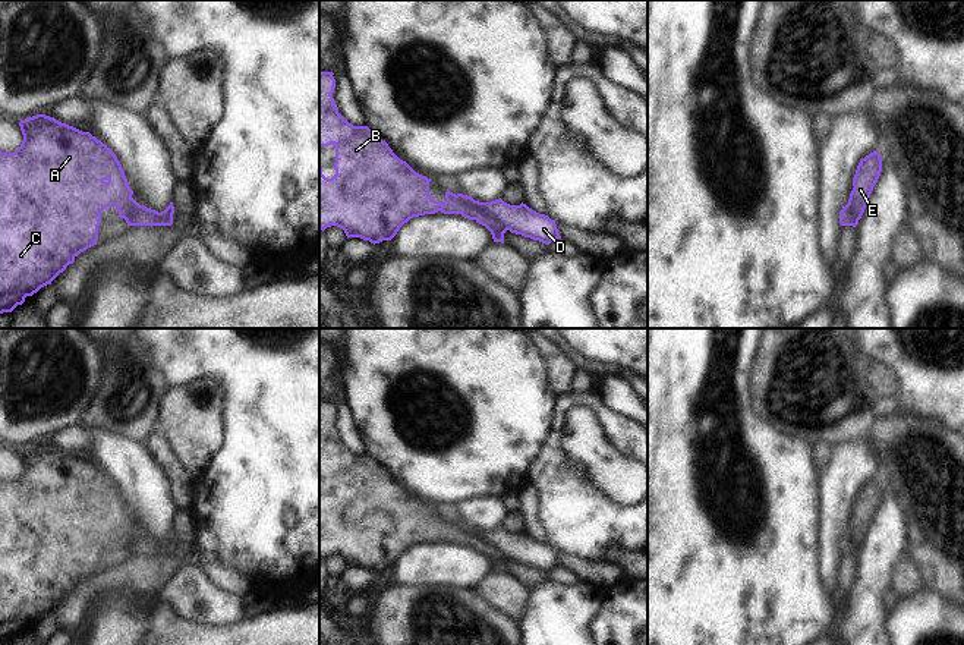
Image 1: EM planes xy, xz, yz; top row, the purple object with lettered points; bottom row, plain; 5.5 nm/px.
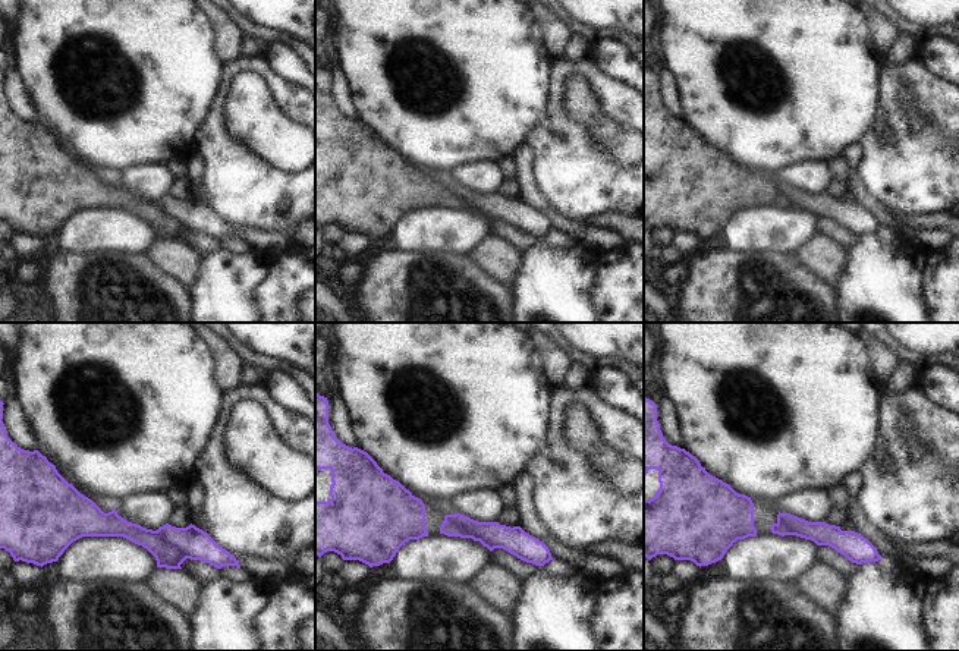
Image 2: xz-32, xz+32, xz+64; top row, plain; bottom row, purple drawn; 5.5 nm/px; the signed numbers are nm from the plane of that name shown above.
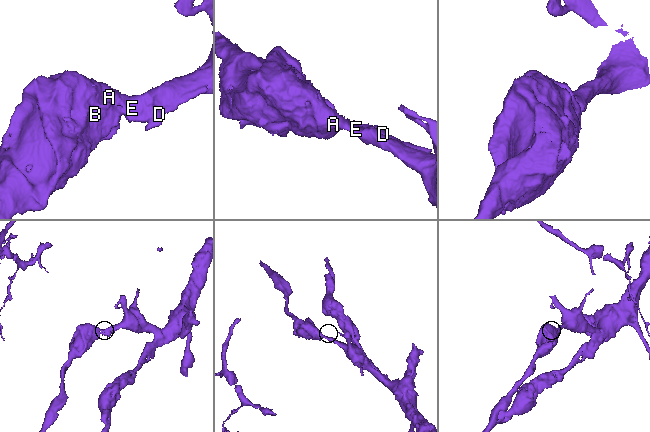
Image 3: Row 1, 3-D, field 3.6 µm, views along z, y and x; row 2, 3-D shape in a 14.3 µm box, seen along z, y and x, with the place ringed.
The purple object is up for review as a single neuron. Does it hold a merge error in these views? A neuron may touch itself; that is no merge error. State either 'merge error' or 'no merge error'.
merge error

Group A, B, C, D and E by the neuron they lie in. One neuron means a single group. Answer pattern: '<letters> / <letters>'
A B C E / D

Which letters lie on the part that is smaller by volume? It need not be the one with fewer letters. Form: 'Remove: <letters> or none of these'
Remove: D

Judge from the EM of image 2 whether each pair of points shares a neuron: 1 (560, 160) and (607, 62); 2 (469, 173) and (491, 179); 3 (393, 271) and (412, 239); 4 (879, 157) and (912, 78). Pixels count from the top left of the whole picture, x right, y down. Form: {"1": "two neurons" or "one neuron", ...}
{"1": "two neurons", "2": "one neuron", "3": "two neurons", "4": "one neuron"}

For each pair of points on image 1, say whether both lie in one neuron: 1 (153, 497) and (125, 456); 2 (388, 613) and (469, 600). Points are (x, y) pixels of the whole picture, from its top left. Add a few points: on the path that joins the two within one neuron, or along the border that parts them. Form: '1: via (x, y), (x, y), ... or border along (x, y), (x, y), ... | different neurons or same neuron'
1: via (144, 487), (131, 466) | same neuron
2: via (409, 613), (449, 613) | same neuron

